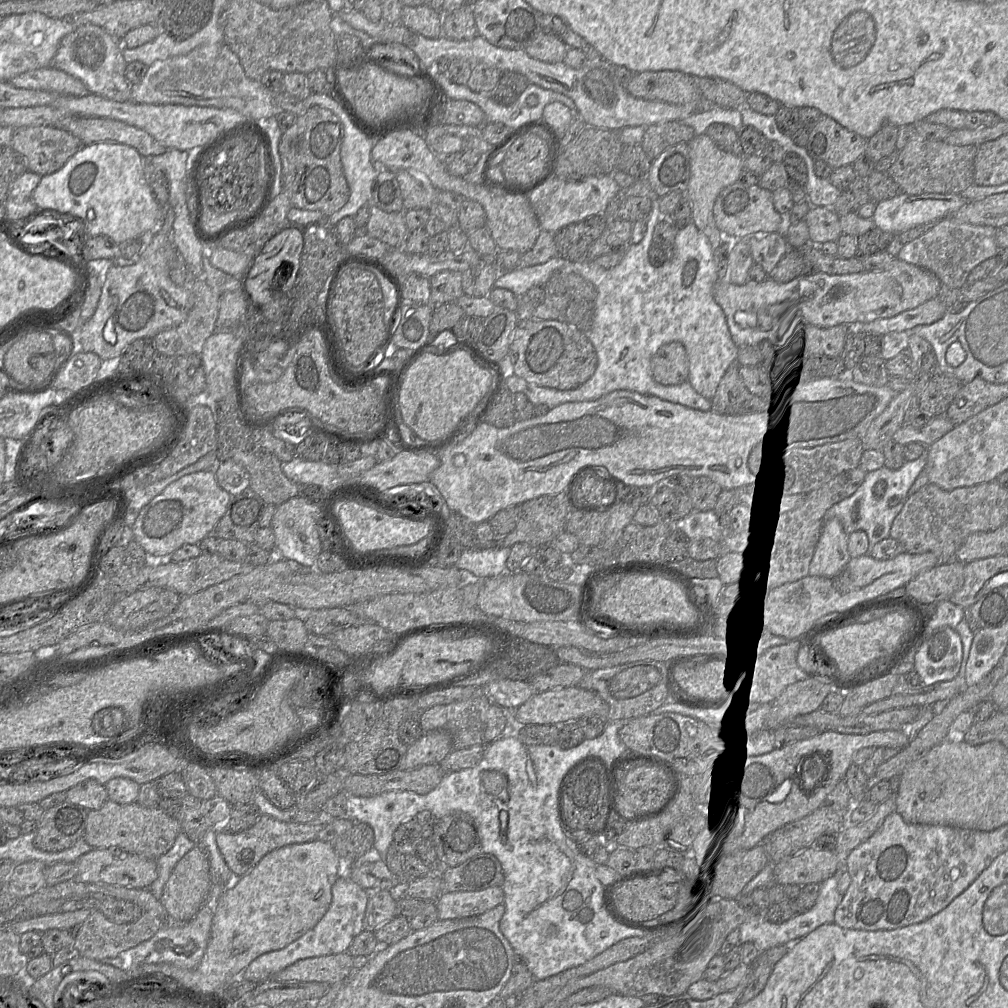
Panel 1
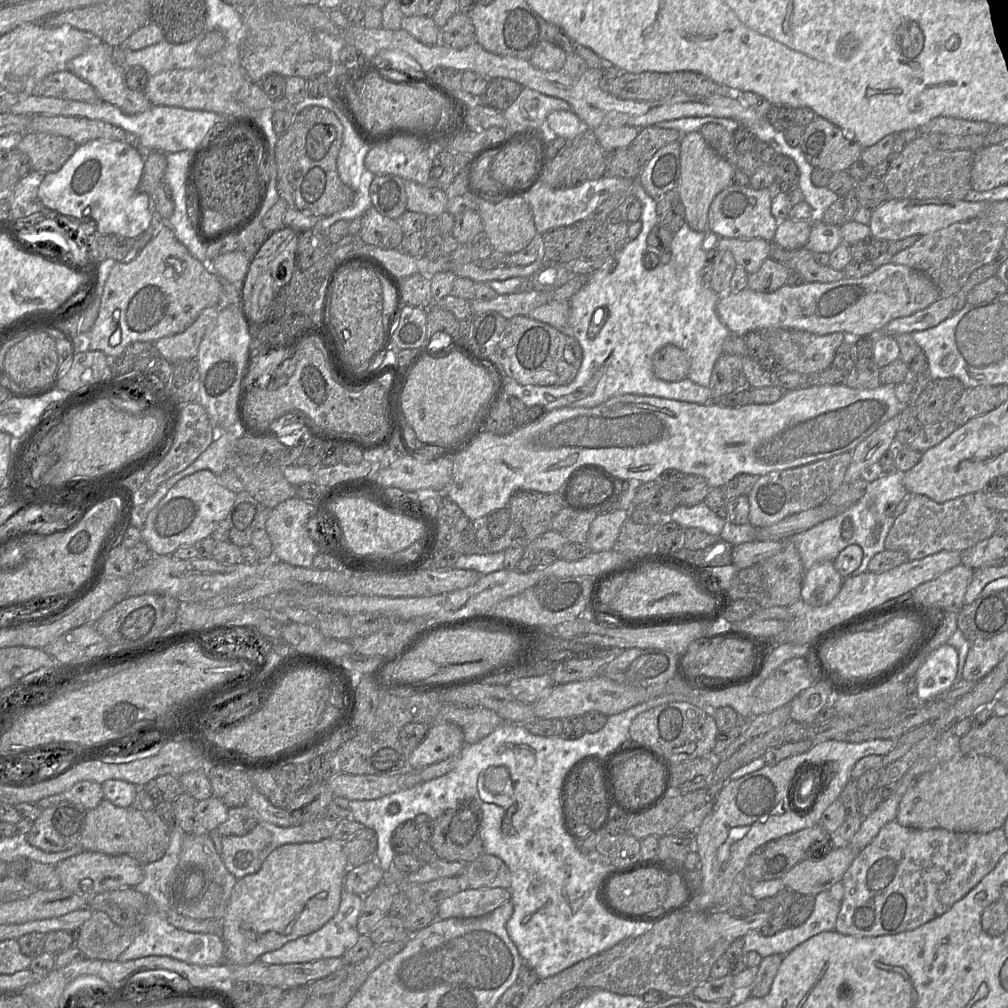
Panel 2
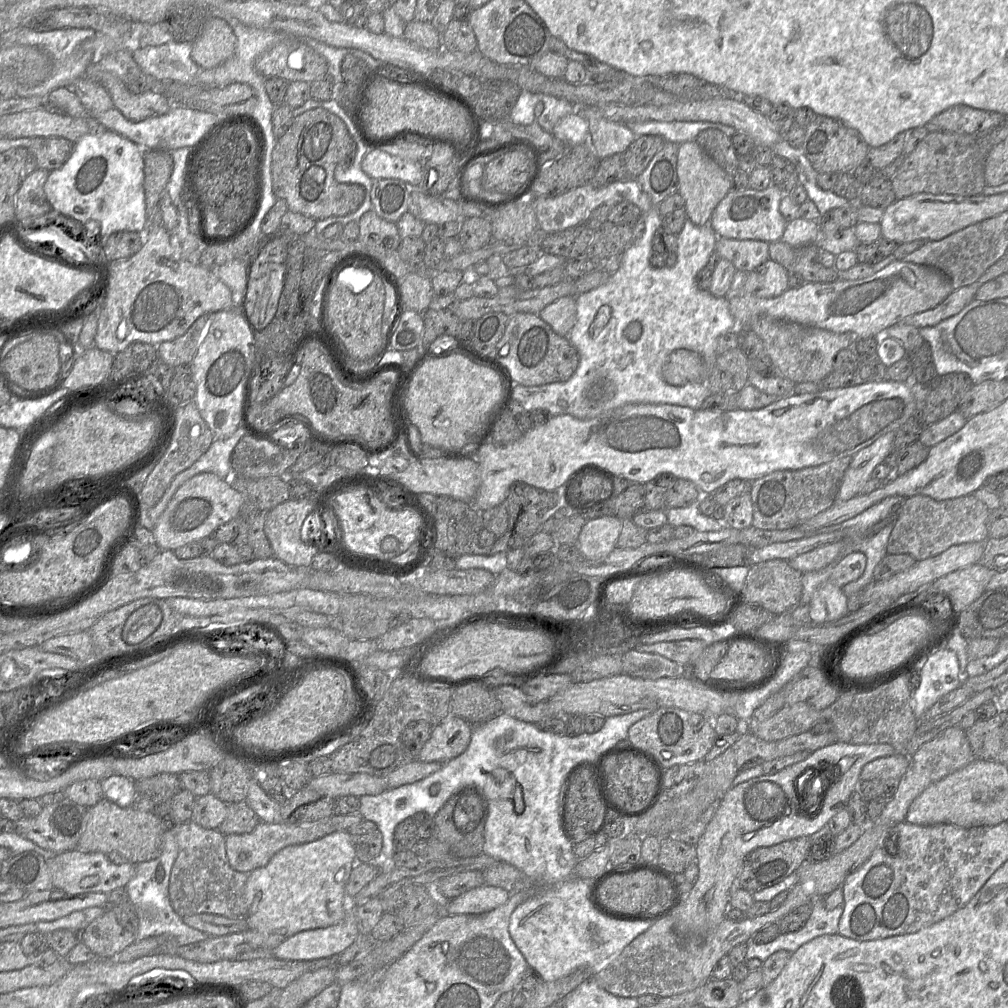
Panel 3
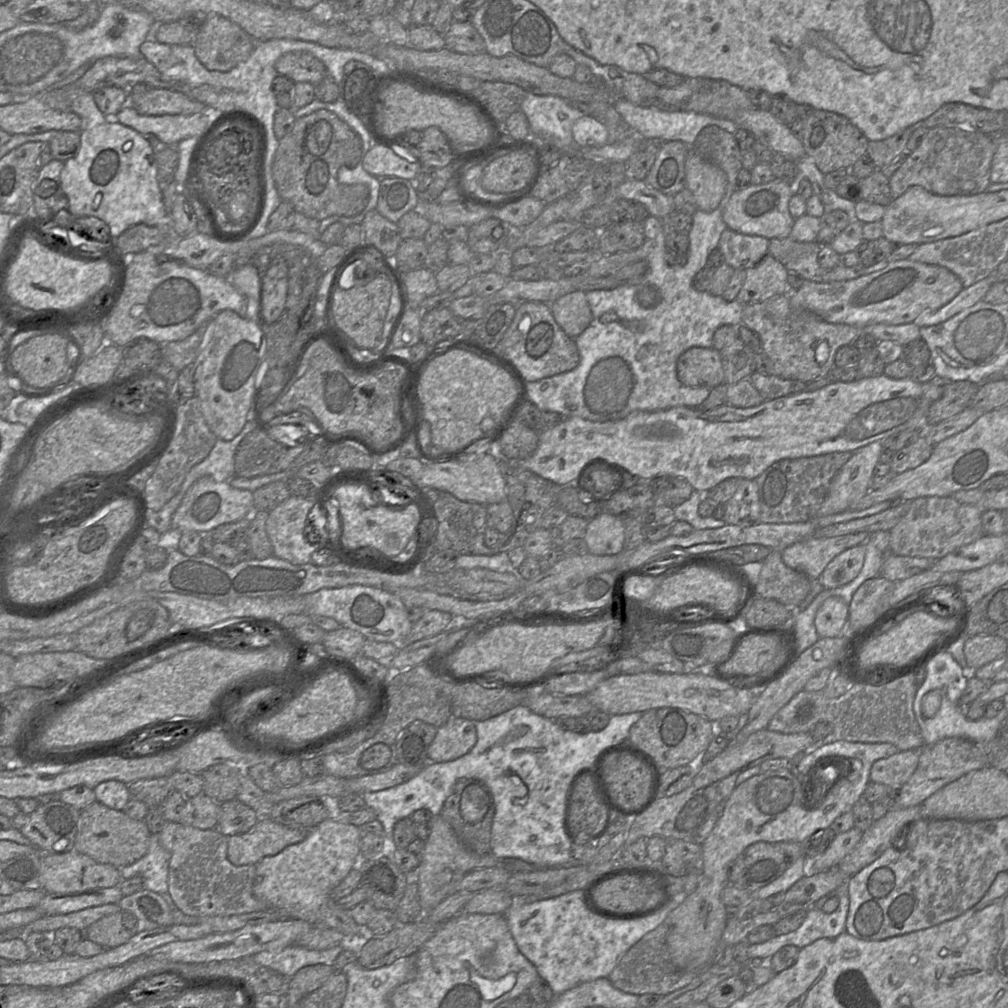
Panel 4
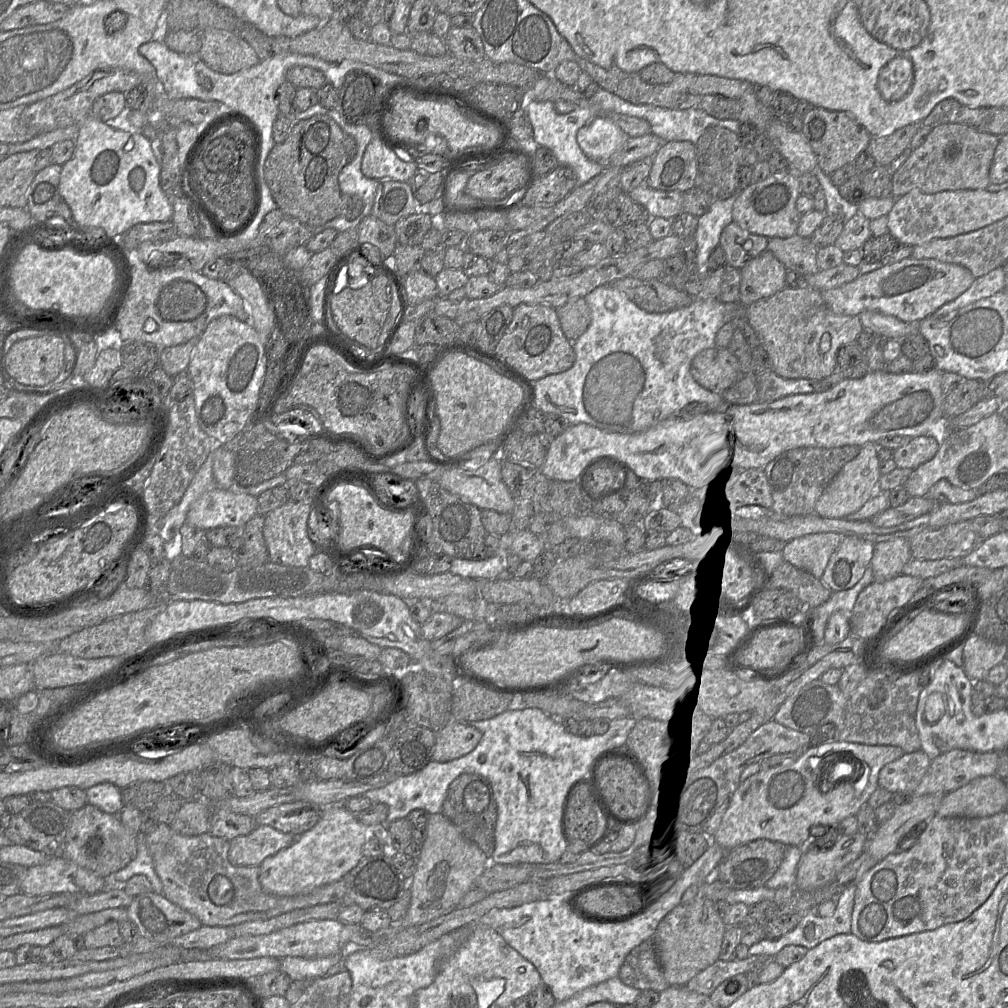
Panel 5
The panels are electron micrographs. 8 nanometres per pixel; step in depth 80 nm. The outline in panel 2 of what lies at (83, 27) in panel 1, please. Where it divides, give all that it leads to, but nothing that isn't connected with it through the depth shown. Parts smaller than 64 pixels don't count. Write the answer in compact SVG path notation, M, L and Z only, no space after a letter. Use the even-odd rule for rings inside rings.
M97 39L92 40L92 45L83 54L69 62L67 70L89 83L96 90L100 100L118 107L125 114L135 115L148 110L152 103L143 91L132 90L127 86L124 80L126 68L113 62L111 58L112 47Z

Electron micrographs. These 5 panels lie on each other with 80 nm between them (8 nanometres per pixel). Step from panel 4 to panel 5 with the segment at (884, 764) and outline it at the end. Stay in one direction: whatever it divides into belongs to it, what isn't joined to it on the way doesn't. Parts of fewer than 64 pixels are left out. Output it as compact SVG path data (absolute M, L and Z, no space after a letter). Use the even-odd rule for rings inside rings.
M921 750L904 753L886 764L879 773L879 787L892 793L911 795L926 774L931 759Z

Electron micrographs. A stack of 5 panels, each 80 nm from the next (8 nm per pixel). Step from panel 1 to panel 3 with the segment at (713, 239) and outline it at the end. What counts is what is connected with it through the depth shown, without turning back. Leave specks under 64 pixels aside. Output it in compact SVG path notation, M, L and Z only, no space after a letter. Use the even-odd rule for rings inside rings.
M696 140L679 144L678 192L685 201L685 213L695 225L709 224L713 212L727 193L734 189L731 176L710 157Z

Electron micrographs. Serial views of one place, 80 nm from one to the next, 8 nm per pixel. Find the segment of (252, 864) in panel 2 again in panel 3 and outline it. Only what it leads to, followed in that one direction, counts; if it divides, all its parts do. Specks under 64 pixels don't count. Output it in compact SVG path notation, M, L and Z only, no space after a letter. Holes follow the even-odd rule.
M357 813L332 815L328 818L301 824L259 822L251 832L225 836L227 858L234 870L250 873L256 868L265 866L284 847L312 842L336 831L347 831L362 820L362 816Z

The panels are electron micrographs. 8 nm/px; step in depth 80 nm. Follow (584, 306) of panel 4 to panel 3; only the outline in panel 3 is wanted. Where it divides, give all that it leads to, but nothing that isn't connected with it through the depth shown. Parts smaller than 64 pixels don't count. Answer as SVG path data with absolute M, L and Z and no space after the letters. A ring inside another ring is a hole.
M565 296L546 306L539 312L545 321L557 334L569 338L576 323L576 298Z

